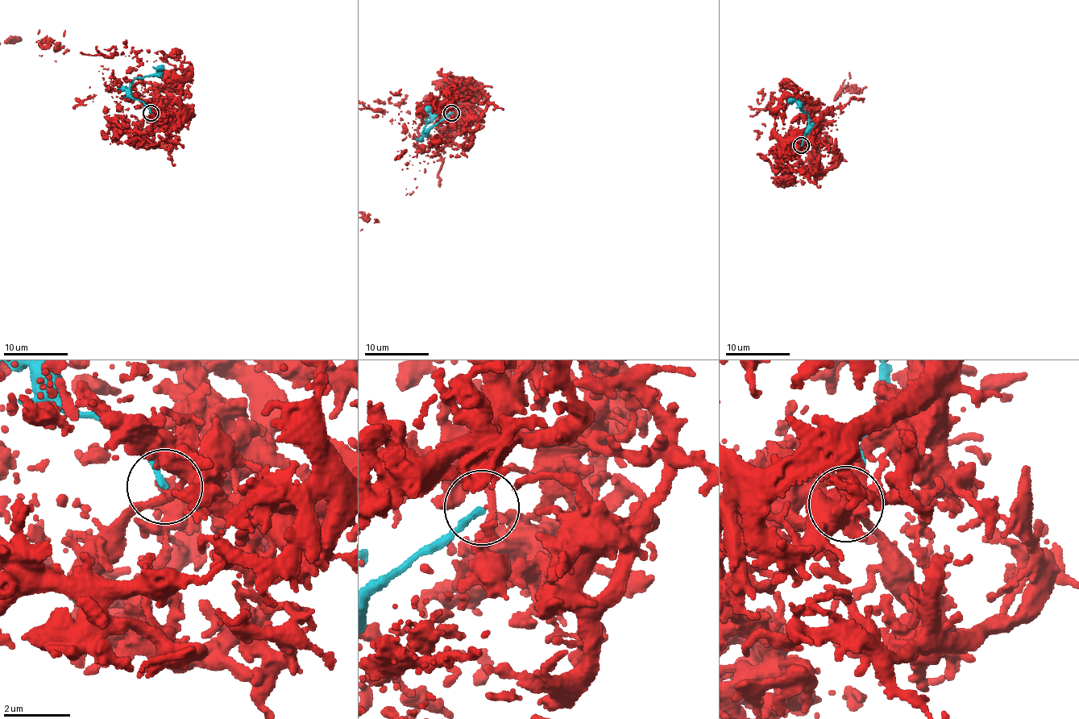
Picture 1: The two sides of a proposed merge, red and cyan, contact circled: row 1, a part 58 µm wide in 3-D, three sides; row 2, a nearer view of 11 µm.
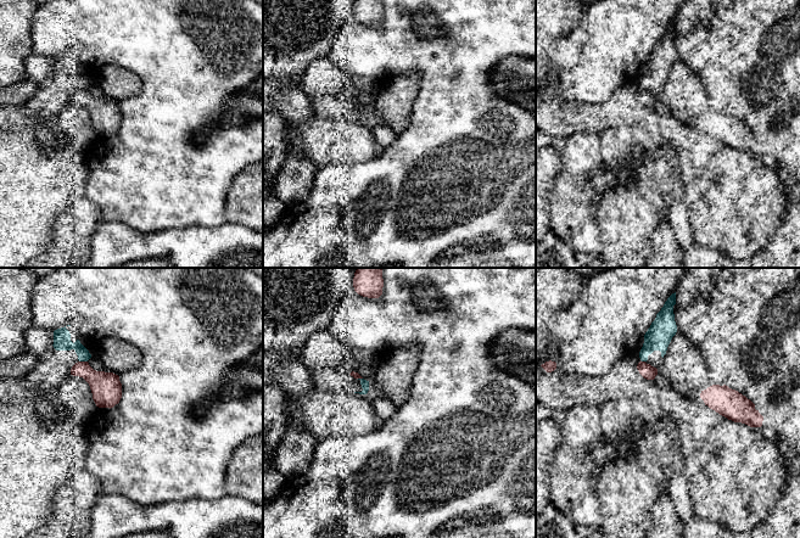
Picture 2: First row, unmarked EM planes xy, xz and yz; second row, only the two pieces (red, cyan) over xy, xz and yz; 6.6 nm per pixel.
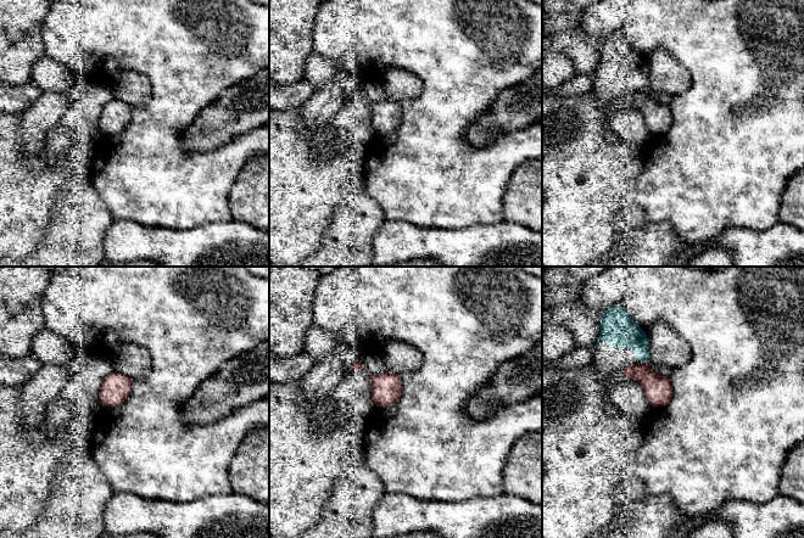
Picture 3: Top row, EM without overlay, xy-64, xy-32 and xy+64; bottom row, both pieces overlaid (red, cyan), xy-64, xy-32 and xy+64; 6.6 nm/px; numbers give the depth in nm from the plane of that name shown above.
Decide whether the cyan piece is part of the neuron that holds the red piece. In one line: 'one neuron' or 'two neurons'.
two neurons

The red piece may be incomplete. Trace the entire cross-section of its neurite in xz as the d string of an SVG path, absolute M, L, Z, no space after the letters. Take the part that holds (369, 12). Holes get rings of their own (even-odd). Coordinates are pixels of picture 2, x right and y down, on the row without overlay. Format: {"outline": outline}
{"outline": "M354 0L354 18L368 26L379 26L382 22L382 0Z"}

